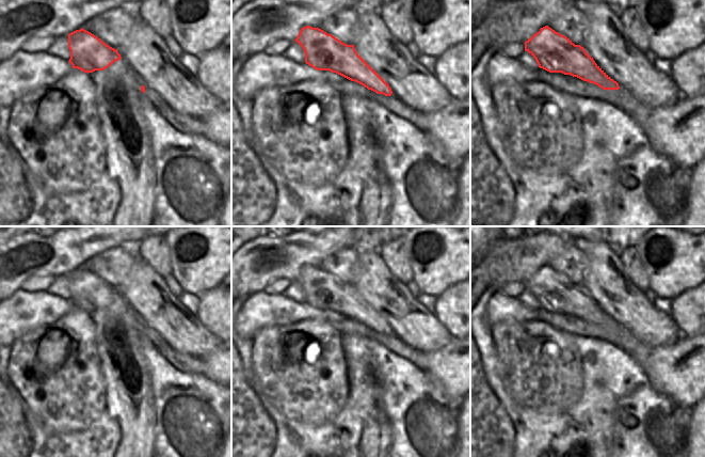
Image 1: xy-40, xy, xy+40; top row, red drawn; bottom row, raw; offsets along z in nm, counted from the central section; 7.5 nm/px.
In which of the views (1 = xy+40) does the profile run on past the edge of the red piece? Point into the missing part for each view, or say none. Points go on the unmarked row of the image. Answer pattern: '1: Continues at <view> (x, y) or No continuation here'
1: No continuation here.

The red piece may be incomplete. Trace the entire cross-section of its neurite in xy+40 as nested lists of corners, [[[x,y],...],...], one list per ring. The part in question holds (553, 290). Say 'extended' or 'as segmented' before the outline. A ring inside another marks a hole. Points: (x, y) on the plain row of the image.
as segmented; [[[548,265],[540,268],[525,281],[525,290],[528,290],[536,300],[540,308],[549,312],[562,312],[577,316],[583,320],[594,322],[603,329],[619,329],[619,322],[611,318],[580,284],[575,284],[566,275],[556,271]]]

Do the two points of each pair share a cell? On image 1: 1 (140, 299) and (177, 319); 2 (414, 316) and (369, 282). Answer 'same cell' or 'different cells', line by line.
1: same cell
2: same cell

